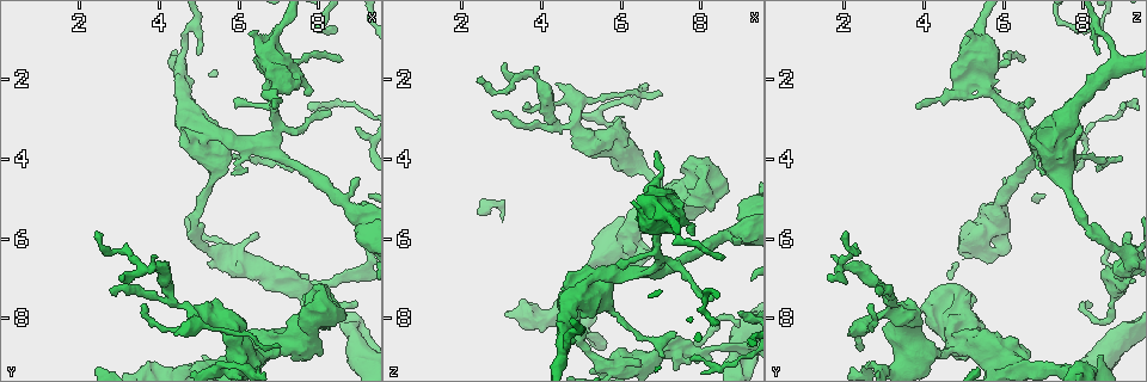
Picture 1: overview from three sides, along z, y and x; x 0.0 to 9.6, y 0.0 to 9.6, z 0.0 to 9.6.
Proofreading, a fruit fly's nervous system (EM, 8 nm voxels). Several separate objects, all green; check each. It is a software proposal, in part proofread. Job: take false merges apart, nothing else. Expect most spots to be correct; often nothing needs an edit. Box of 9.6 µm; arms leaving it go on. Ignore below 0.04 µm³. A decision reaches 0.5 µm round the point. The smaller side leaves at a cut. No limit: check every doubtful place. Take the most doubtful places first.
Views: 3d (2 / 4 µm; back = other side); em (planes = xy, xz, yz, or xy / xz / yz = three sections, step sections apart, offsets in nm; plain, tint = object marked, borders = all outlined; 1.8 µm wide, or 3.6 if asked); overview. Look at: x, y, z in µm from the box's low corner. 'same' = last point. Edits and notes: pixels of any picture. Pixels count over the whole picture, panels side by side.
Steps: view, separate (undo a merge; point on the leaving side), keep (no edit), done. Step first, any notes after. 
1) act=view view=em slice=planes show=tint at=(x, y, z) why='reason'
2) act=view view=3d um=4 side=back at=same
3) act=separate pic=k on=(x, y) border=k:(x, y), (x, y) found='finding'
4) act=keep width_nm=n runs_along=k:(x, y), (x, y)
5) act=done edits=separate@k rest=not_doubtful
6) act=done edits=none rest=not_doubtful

act=view view=em slice=yz step=16 show=tint at=(6.00, 6.60, 9.15) why='abrupt turn'

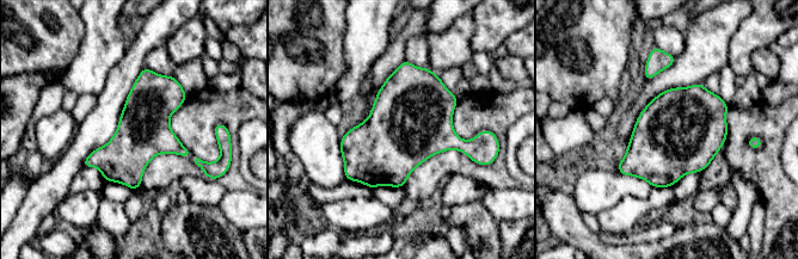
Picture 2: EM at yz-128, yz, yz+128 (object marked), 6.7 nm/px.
act=view view=em slice=planes show=tint at=same why='another direction'

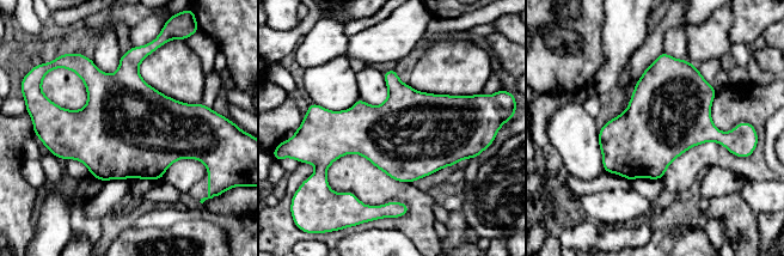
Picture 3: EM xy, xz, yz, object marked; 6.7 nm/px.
act=keep found='continuous, no second neuron'

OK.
act=view view=3d um=4 at=(7.15, 8.70, 4.80) why='looks like a crossing'

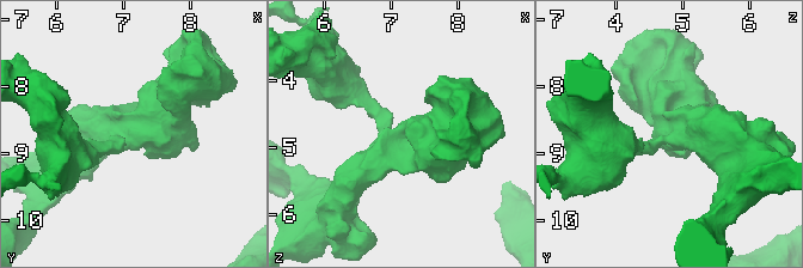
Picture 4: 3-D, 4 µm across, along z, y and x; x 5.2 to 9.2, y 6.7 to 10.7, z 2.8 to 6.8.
act=view view=em slice=planes show=tint at=(7.20, 8.75, 4.85) why='now the EM'

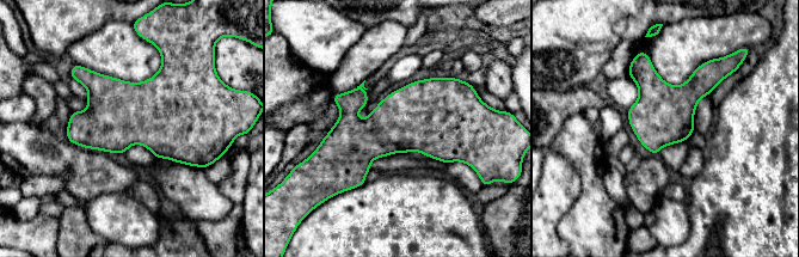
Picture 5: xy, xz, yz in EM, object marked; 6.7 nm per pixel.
act=keep width_nm=400 found='continuous, no second neuron'

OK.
act=view view=3d um=4 at=(5.50, 3.65, 7.40) why='sharp bend'

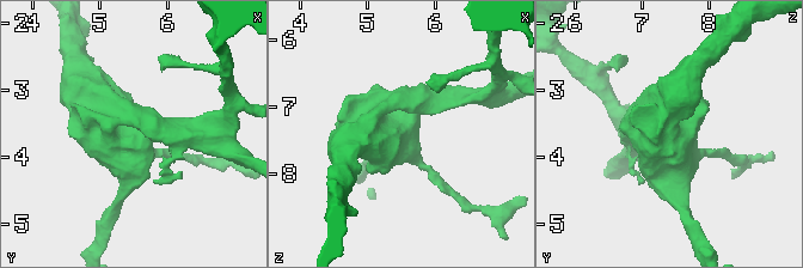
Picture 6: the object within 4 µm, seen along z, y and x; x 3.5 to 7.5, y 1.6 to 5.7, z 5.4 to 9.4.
act=view view=em um=3.6 slice=planes show=tint at=(5.50, 3.70, 7.40)

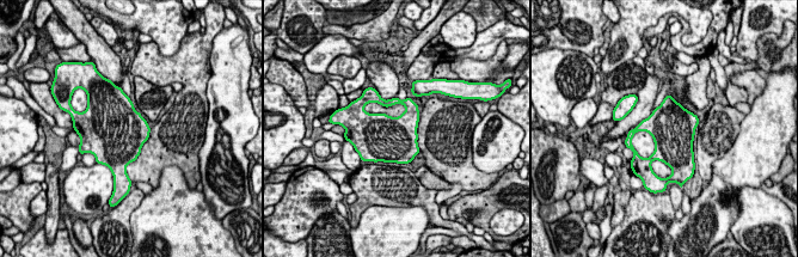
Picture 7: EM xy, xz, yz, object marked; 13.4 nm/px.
act=keep found='all the same neuron'

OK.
act=view view=3d um=4 at=(6.20, 9.00, 6.10) why='touches itself'

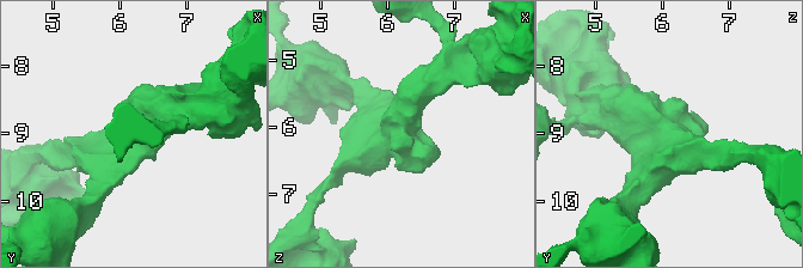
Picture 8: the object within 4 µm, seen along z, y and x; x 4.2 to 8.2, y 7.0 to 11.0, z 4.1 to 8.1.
act=view view=em um=3.6 slice=planes show=tint at=(6.15, 9.00, 6.10)

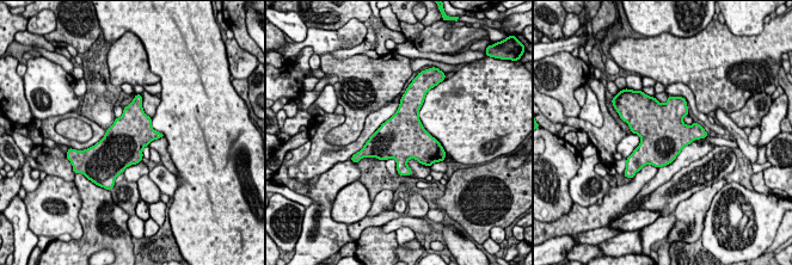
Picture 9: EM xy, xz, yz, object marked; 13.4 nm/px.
act=keep found='continuous, no second neuron'

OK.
act=view view=3d um=2 at=(3.85, 6.80, 1.90)

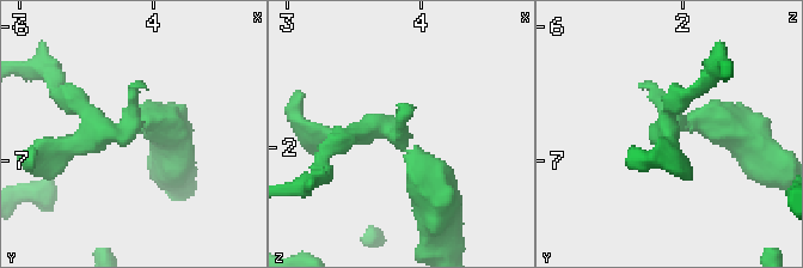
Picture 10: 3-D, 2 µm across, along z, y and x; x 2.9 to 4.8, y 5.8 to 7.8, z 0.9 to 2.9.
act=view view=em slice=planes show=tint at=(3.80, 6.76, 1.90) why='shape alone is not enough'

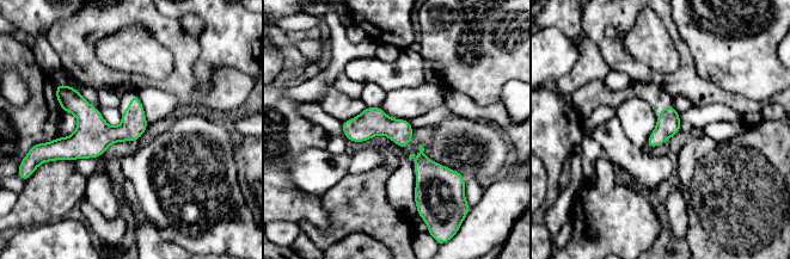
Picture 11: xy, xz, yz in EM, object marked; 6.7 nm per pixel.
act=keep width_nm=160 found='one neuron here'

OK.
act=view view=em slice=planes show=tint at=(4.20, 7.25, 3.00) why='thick turns thin'

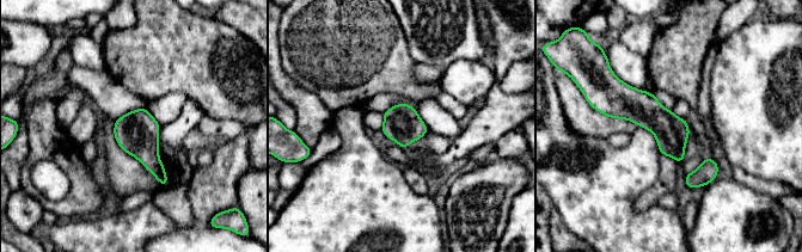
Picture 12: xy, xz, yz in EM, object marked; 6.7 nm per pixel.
act=keep runs_along=12:(602, 103), (636, 105), (680, 159) found='one neuron here'

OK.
act=done edits=none rest=not_doubtful

